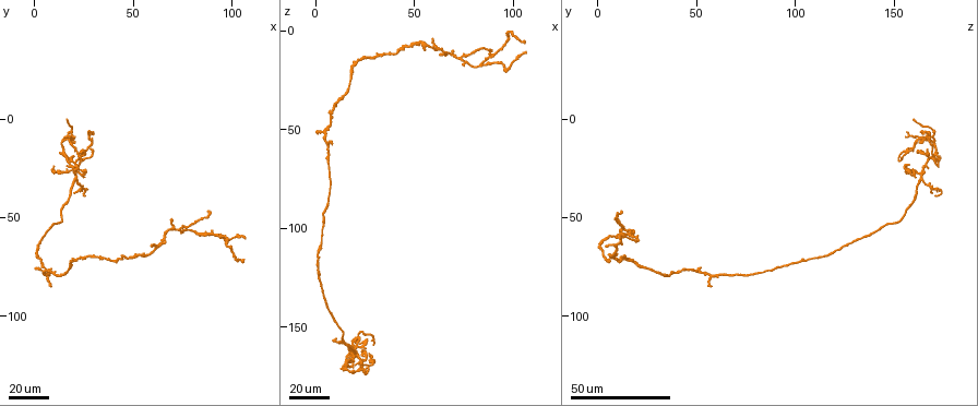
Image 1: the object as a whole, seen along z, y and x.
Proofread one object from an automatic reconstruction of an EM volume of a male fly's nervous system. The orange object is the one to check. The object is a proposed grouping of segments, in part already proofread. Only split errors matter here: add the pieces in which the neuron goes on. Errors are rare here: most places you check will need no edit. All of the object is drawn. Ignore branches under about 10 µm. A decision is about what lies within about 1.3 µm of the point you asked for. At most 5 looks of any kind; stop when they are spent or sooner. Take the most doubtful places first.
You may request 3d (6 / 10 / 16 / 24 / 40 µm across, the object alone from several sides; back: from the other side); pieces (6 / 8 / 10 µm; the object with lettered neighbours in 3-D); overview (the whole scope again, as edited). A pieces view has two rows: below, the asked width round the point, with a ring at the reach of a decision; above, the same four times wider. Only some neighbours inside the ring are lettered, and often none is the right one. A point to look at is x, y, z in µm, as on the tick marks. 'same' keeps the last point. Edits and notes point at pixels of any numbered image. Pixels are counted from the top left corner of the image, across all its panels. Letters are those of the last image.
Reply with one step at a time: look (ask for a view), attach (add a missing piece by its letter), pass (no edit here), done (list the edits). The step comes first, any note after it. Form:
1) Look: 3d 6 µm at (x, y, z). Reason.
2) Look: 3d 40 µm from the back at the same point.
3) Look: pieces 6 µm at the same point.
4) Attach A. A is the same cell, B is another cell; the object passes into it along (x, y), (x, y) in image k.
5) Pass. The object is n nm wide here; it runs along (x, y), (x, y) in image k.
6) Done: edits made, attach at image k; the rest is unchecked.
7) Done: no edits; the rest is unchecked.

Look: 3d 24 µm at (17, -1, 160). End of a long branch.

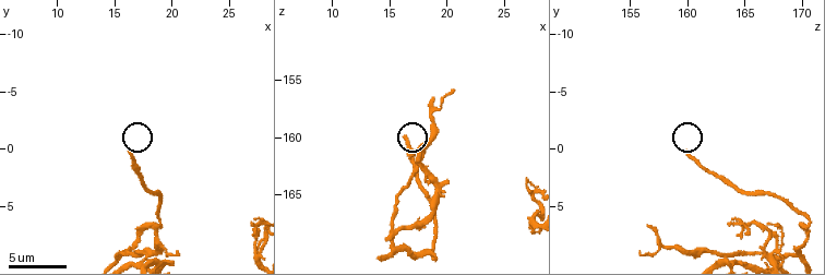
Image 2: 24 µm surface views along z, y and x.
Look: pieces 8 µm at (16.4, 0.2, 159.8).

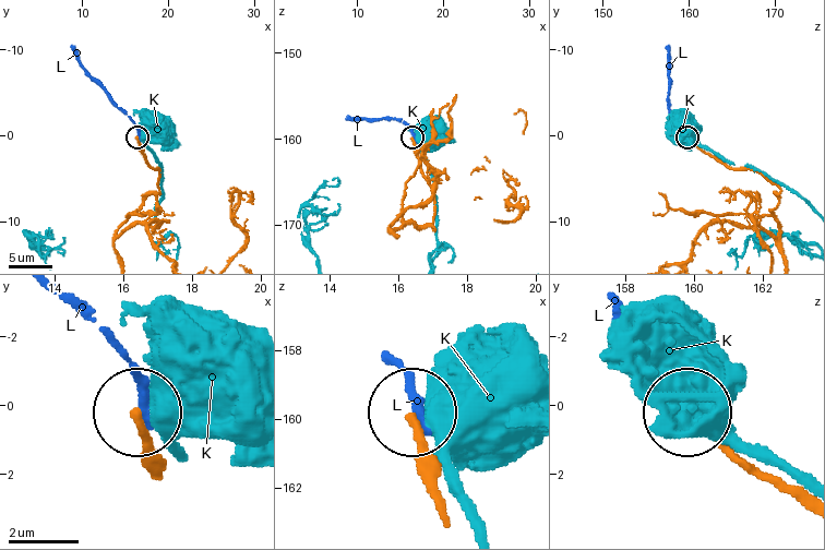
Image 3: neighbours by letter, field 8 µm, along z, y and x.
Pass. The object is 220 nm wide here; K and L are other cells; it runs along (123, 222), (158, 189), (158, 169), (143, 155), (138, 138) in image 3; no lettered piece goes on from it.

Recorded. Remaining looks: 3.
Look: 3d 40 µm at (60, 65, 4). Branch stops here.

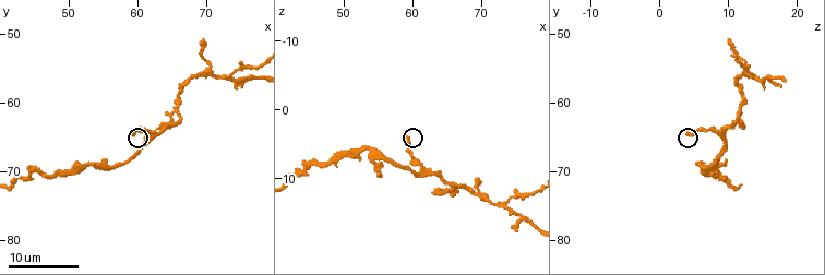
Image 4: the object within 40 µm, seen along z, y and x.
Look: pieces 10 µm at (59.5, 64.5, 4.0).

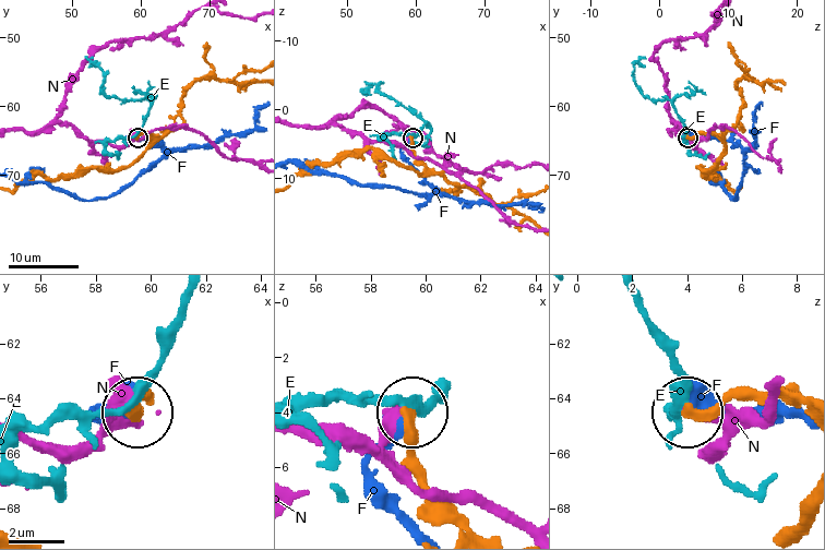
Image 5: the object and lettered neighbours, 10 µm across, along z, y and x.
Pass. E, F and N are other cells; no lettered piece goes on from it.

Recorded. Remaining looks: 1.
Done: no edits; the rest is unchecked.

